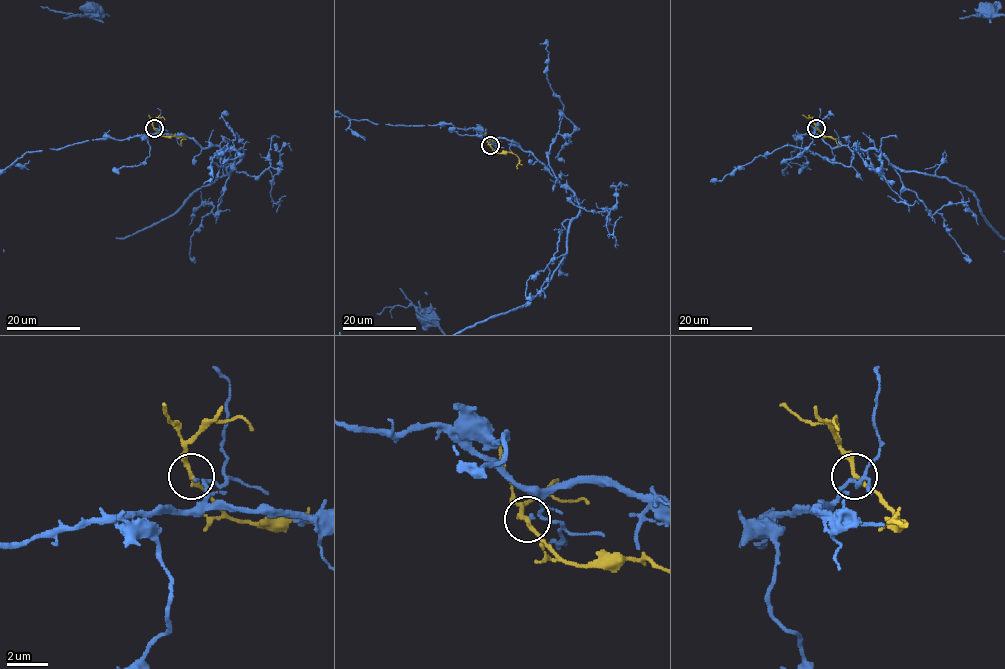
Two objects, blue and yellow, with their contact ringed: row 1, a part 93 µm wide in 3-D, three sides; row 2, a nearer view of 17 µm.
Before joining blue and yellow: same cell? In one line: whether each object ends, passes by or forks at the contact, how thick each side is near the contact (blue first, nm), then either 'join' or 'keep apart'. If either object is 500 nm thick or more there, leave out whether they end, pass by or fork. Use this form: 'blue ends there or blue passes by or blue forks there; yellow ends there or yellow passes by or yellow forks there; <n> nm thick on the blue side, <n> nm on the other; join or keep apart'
blue passes by; yellow passes by; 130 nm thick on the blue side, 200 nm on the other; join

